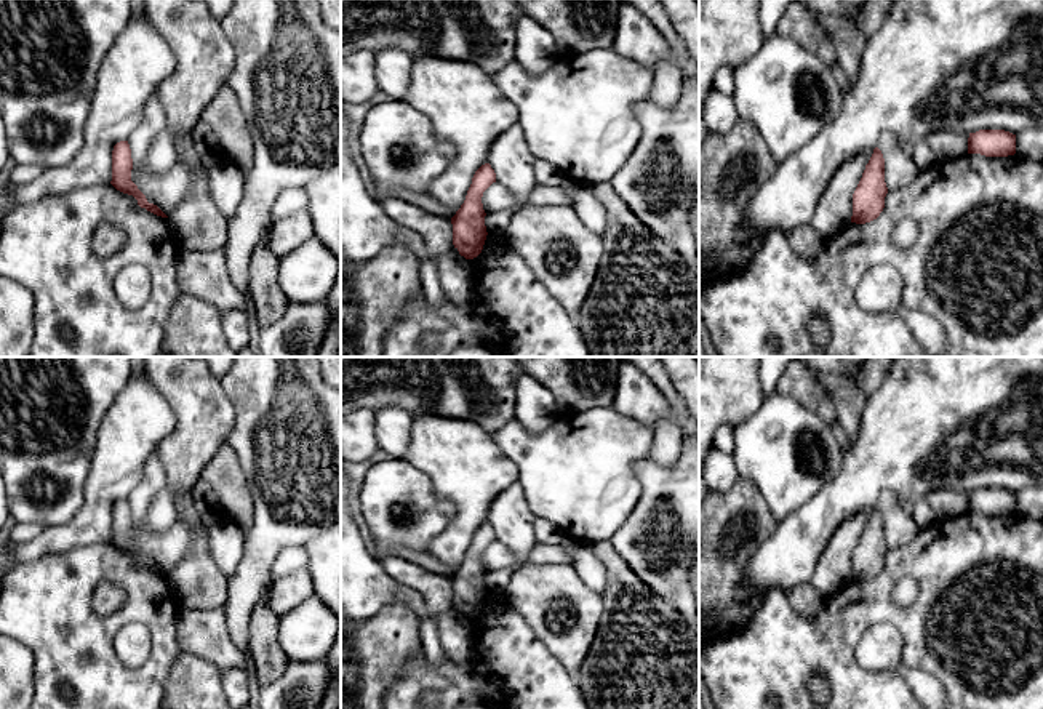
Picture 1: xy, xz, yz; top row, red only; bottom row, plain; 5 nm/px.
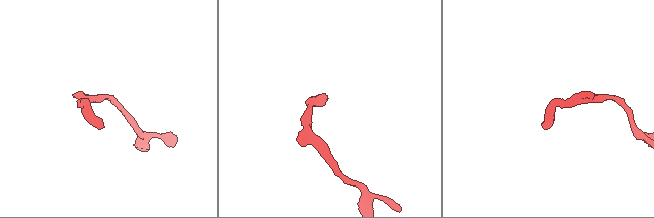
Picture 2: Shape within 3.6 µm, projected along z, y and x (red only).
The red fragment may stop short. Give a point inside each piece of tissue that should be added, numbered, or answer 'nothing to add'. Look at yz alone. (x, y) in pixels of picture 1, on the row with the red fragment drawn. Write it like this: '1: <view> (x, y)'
nothing to add

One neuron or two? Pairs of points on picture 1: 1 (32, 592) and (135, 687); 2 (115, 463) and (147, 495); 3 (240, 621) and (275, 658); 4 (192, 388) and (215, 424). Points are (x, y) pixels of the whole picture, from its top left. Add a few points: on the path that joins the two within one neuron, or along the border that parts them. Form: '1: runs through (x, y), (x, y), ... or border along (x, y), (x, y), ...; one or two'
1: runs through (59, 620), (69, 620), (75, 631), (107, 663); one
2: border along (155, 452), (146, 461), (141, 482), (127, 498); two
3: border along (261, 594), (251, 612), (248, 648), (245, 653); two
4: runs through (197, 397), (205, 415); one

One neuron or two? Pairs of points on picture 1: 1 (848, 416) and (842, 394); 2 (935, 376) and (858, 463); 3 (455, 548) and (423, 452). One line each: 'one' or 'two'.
1: one
2: one
3: one

